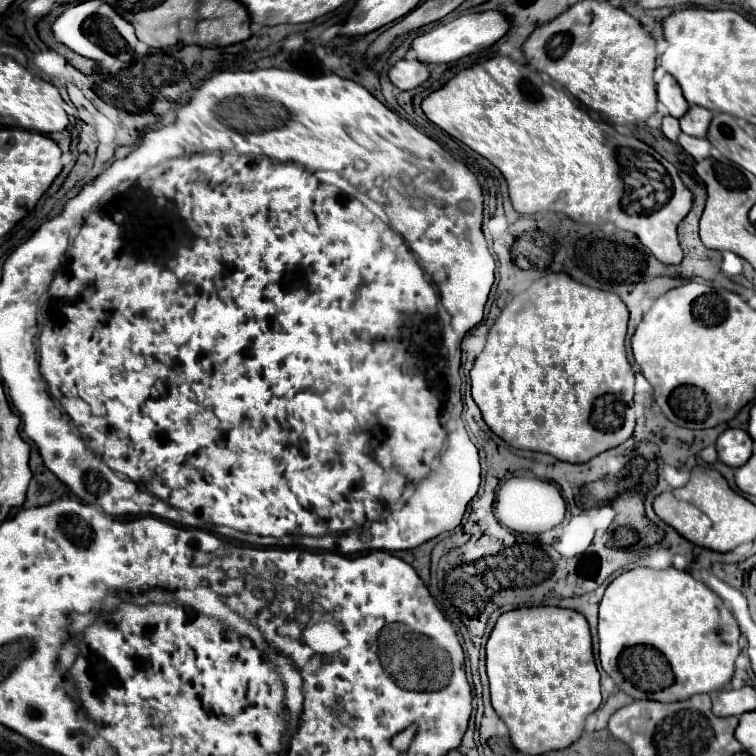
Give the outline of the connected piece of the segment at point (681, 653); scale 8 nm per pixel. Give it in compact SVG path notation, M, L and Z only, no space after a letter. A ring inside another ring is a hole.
M633 568L617 576L599 604L599 636L613 636L615 642L615 646L599 646L601 666L603 652L617 652L623 678L643 692L643 698L657 702L677 702L725 688L741 652L739 626L721 598L677 568ZM721 626L725 626L725 646L721 646Z

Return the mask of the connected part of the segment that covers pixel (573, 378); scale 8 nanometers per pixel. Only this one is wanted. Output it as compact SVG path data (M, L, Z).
M565 272L547 274L547 276L539 278L537 282L533 282L527 290L517 294L511 300L511 304L501 312L499 320L489 330L487 344L485 344L483 352L477 356L477 360L475 360L473 368L471 368L473 400L477 402L485 424L513 448L545 452L545 454L555 456L561 462L571 462L571 464L589 462L593 456L623 444L627 438L631 438L633 428L635 428L635 410L633 410L635 374L633 374L633 368L631 368L631 364L627 360L627 354L625 354L627 320L629 320L629 310L627 310L625 302L615 292L601 292L597 288L589 288L585 284L576 282L571 276L567 276Z

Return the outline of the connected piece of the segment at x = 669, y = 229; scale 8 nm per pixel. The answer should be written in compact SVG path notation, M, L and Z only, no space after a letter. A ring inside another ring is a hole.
M495 56L467 70L461 70L443 88L429 94L421 108L425 116L443 128L453 138L467 144L471 150L487 158L493 166L501 170L509 186L509 198L513 208L521 214L535 212L563 212L581 224L605 224L611 222L619 230L627 230L639 238L643 246L663 264L679 264L683 258L677 226L689 214L693 204L693 194L685 188L679 176L673 176L671 200L653 214L643 214L641 218L627 216L622 206L625 184L621 178L619 164L615 160L615 146L605 138L599 122L595 122L585 108L581 108L565 90L545 82L539 72L529 66L513 62L509 56Z

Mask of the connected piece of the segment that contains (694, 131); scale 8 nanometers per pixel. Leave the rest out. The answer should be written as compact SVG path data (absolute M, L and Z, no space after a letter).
M691 106L689 112L681 118L681 130L689 136L705 138L711 118L713 116L709 110L705 110L701 106Z

